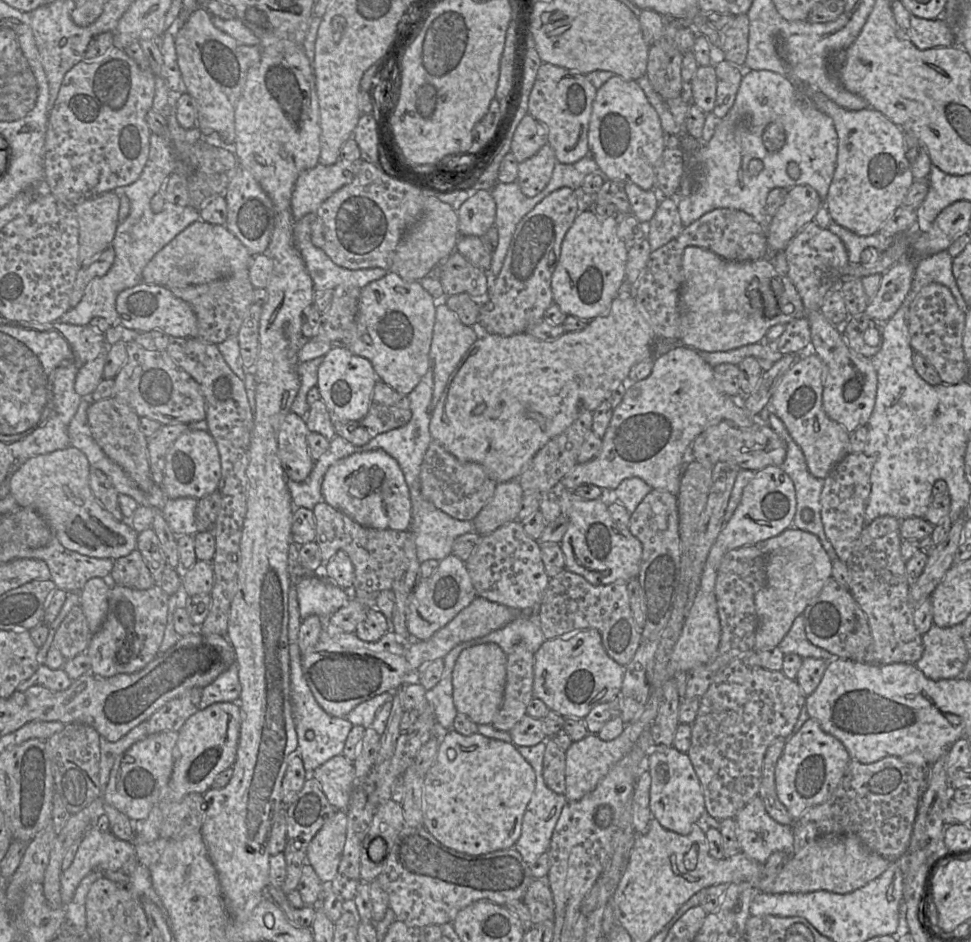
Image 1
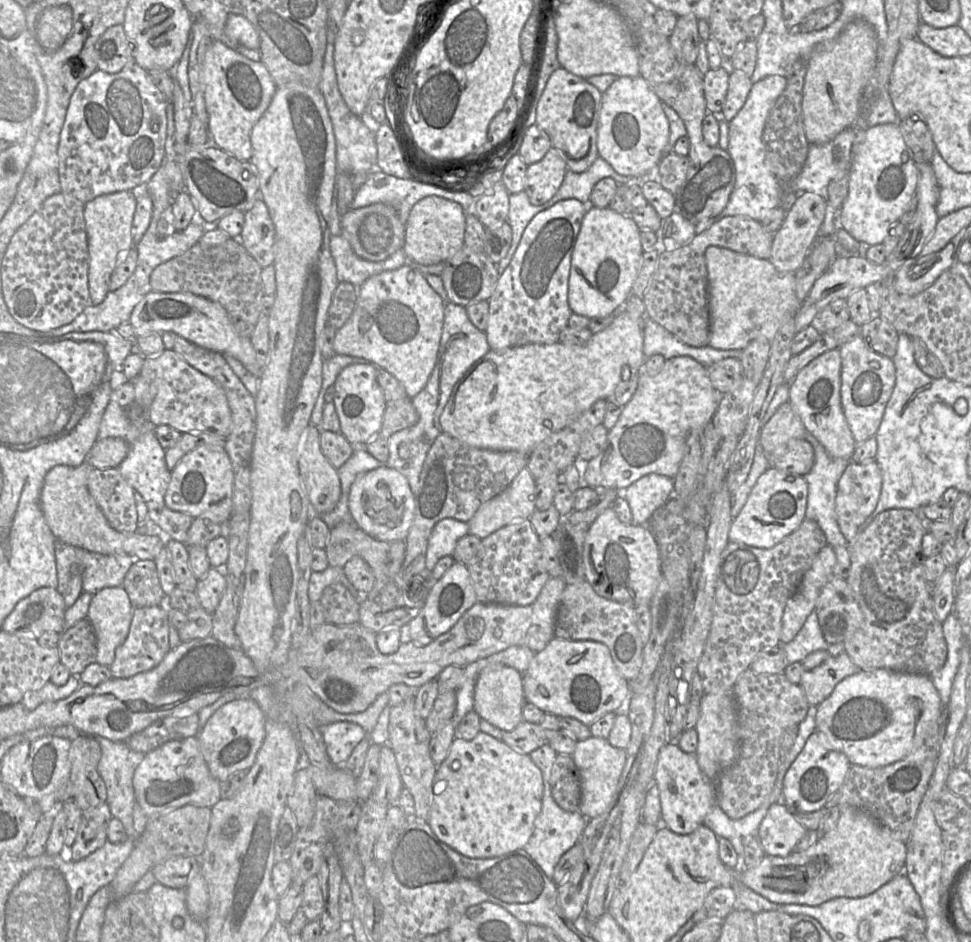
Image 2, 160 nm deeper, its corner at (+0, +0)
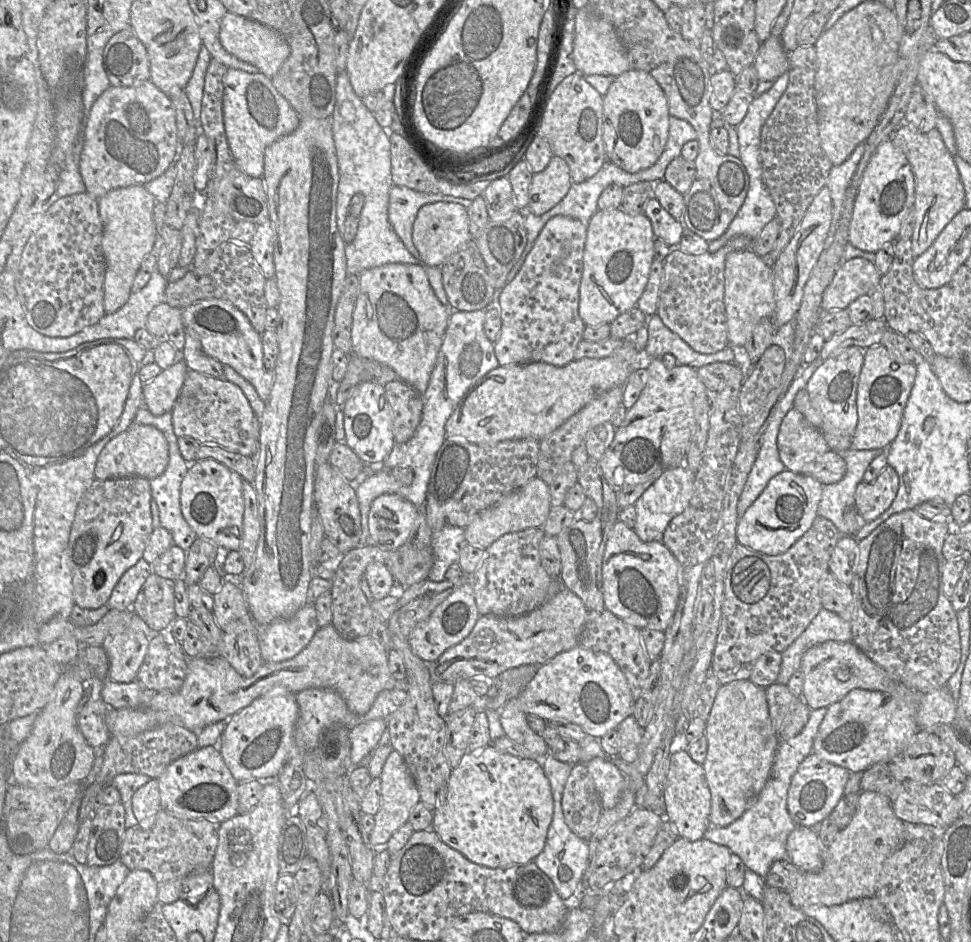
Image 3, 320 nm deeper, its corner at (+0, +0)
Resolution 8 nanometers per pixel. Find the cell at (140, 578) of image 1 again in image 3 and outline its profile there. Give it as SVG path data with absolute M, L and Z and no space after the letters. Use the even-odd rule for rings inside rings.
M153 572L146 579L131 608L154 631L170 630L177 618L175 581Z

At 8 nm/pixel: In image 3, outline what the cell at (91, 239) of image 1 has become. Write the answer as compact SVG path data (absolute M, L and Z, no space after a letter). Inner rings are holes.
M144 185L114 189L99 199L103 225L102 249L106 264L104 307L107 314L115 313L126 304L142 261L153 252L157 238L153 220L156 201Z

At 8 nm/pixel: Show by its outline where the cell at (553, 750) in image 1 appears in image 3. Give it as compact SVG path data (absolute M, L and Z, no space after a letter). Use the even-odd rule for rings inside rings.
M573 764L564 786L561 806L570 830L588 842L604 810L593 778L585 764Z

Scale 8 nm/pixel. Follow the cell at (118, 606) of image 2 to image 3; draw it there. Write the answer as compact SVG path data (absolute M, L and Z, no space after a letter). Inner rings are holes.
M127 629L123 633L108 635L102 643L109 659L108 678L121 683L137 681L149 641L141 630Z

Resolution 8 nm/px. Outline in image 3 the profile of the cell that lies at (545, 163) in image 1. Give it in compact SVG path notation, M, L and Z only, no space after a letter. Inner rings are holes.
M553 155L547 167L532 176L528 211L534 215L546 213L566 196L572 183L566 161Z

